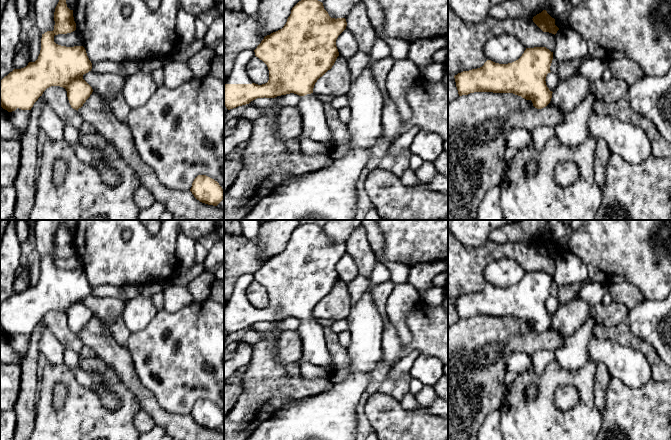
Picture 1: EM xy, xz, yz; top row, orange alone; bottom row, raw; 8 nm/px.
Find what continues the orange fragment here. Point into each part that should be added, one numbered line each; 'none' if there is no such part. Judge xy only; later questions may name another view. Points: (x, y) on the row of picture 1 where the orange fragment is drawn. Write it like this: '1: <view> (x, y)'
none

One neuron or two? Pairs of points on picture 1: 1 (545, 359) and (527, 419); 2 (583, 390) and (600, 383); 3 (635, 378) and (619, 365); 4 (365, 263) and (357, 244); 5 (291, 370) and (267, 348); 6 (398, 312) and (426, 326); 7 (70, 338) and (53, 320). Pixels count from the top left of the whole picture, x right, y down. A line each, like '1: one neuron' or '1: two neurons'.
1: two neurons
2: two neurons
3: one neuron
4: one neuron
5: one neuron
6: two neurons
7: one neuron

